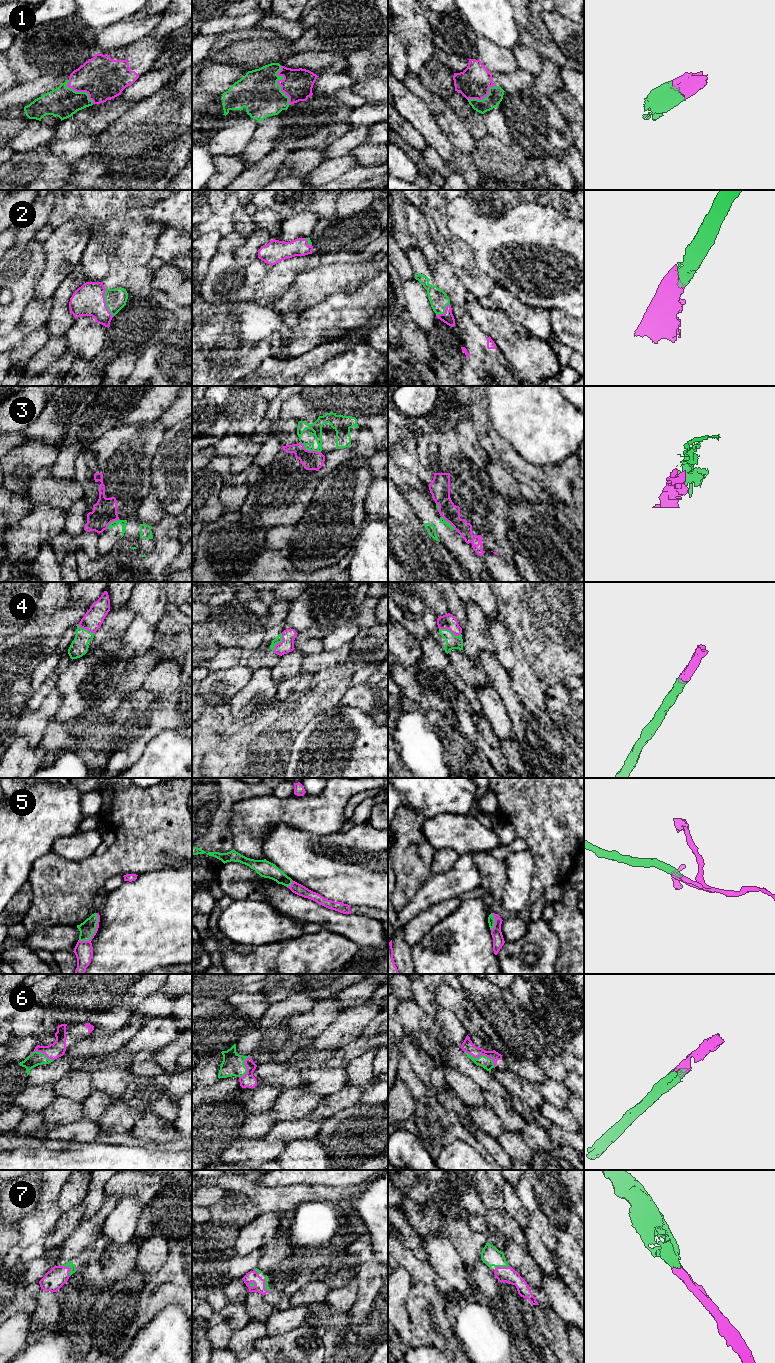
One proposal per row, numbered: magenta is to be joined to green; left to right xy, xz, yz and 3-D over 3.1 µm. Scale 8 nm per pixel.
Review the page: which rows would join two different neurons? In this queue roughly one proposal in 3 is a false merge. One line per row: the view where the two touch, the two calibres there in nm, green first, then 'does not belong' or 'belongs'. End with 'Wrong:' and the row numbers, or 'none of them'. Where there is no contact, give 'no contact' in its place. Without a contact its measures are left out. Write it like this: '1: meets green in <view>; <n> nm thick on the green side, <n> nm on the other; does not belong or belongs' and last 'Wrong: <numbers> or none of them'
1: meets green in xz; 340 nm thick on the green side, 240 nm on the other; belongs
2: meets green in xy; 170 nm thick on the green side, 260 nm on the other; belongs
3: meets green in xz; 90 nm thick on the green side, 160 nm on the other; belongs
4: meets green in xz; 60 nm thick on the green side, 110 nm on the other; belongs
5: meets green in xy; 120 nm thick on the green side, 150 nm on the other; belongs
6: meets green in yz; 90 nm thick on the green side, 100 nm on the other; belongs
7: meets green in xy; 50 nm thick on the green side, 160 nm on the other; belongs
Wrong: none of them

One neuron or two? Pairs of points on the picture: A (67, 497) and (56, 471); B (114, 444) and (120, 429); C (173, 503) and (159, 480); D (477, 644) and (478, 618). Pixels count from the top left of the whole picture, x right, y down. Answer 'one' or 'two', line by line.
A: two
B: two
C: one
D: one

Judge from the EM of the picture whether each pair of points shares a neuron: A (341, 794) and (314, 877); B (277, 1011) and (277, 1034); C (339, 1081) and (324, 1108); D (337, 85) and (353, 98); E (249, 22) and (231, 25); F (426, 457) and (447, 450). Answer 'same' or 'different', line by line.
A: different
B: different
C: different
D: same
E: same
F: different

